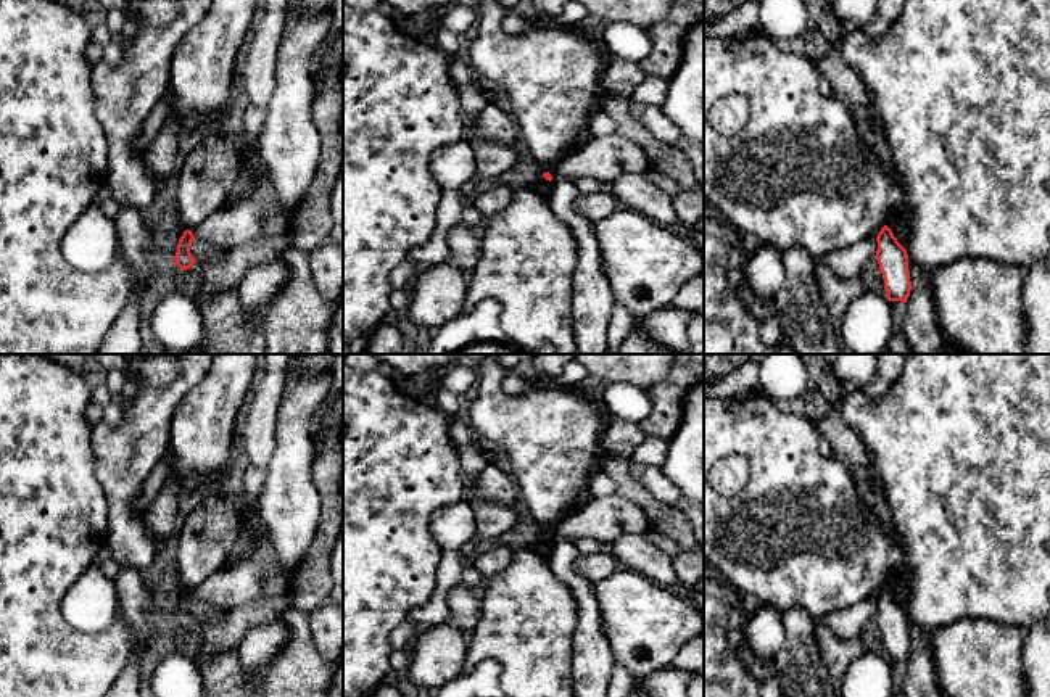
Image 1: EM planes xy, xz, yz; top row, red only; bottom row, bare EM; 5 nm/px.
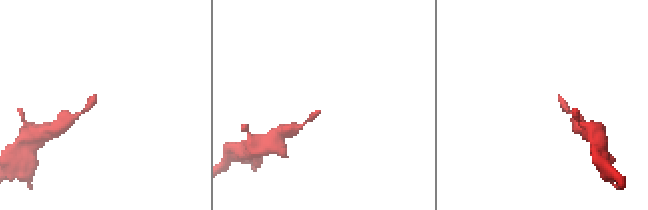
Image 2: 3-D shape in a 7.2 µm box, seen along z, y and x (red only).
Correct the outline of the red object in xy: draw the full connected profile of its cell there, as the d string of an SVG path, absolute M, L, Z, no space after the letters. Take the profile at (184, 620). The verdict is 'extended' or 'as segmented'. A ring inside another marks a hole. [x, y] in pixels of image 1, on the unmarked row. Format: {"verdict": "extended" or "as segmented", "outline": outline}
{"verdict": "extended", "outline": "M259 354L264 372L258 377L246 420L238 433L238 447L248 456L250 467L245 475L245 493L250 512L245 523L251 536L246 555L208 578L195 591L185 591L179 600L176 625L187 631L196 620L190 613L192 602L201 600L234 610L254 602L267 602L283 594L290 581L275 560L274 547L258 517L258 496L275 451L275 422L283 398L288 362L295 354Z"}

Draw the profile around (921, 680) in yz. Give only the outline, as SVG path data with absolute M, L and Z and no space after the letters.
M908 620L912 650L907 660L905 697L944 697L936 673L931 634Z

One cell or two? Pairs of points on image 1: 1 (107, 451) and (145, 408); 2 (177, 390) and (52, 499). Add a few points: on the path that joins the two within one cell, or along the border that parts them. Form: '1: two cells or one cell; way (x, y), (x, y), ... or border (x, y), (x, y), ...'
1: one cell; way (118, 440), (139, 419)
2: two cells; border (90, 427), (94, 474), (105, 499)

